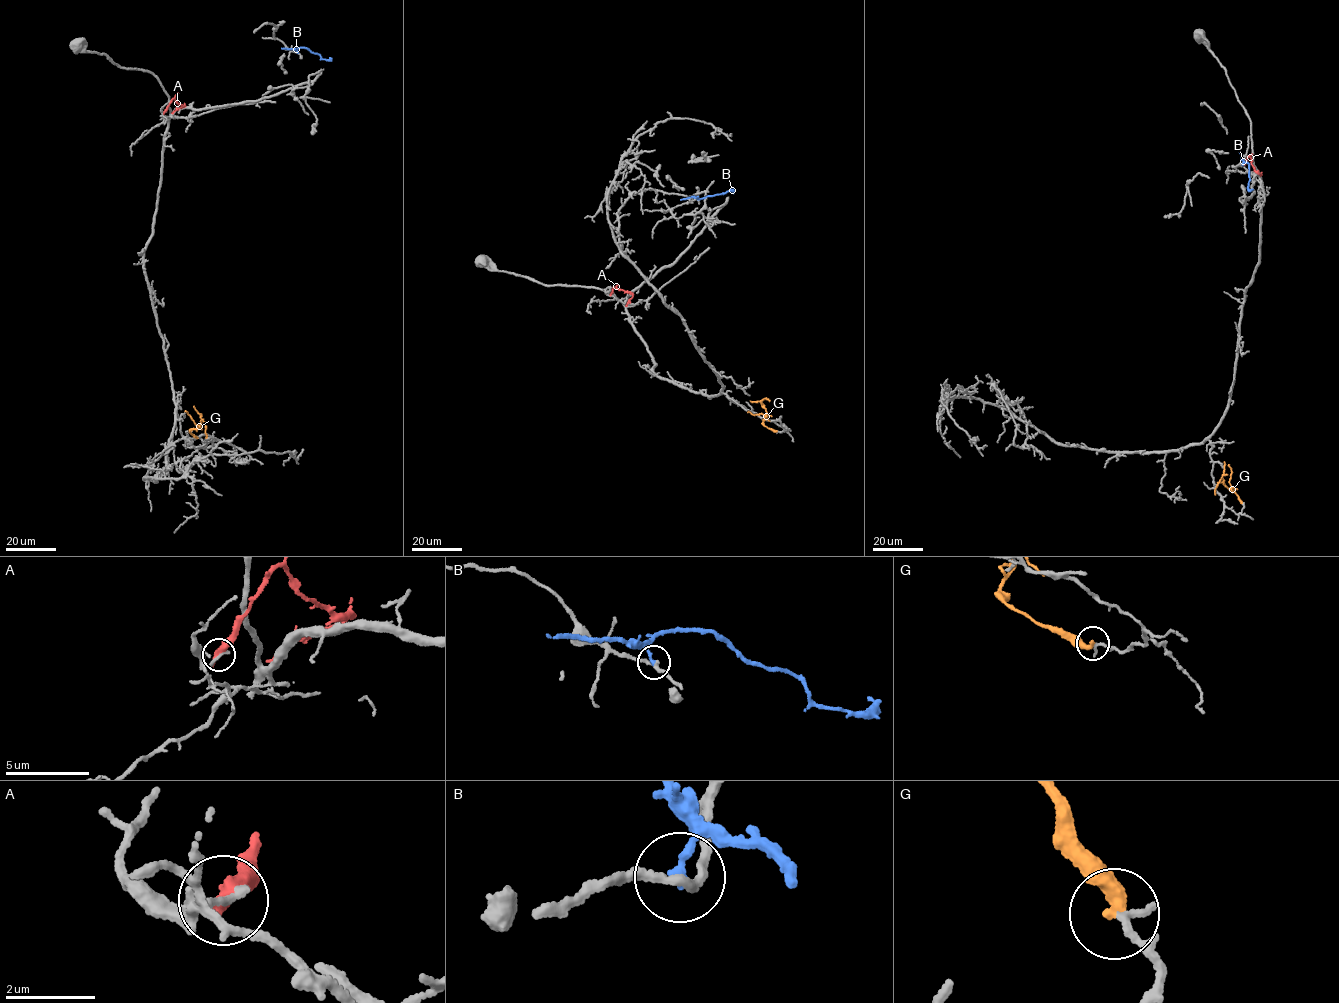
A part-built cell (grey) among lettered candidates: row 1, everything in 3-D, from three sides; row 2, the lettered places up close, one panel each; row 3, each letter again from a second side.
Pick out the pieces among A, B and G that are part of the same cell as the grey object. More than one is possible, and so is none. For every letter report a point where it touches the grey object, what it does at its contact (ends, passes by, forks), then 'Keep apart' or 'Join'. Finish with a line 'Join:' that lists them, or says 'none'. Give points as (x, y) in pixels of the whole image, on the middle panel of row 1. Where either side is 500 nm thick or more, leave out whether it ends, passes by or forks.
A: Touches grey at (610, 294). It ends there. Keep apart
B: Touches grey at (698, 196). It ends there. Keep apart
G: Touches grey at (776, 431). It ends there. Join
Join: G

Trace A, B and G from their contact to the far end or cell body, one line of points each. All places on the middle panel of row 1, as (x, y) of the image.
A: (610, 294), (615, 287), (632, 295), (625, 306)
B: (698, 196), (704, 198), (731, 190), (733, 193)
G: (776, 431), (762, 423), (767, 413), (762, 400), (765, 398), (769, 401)

